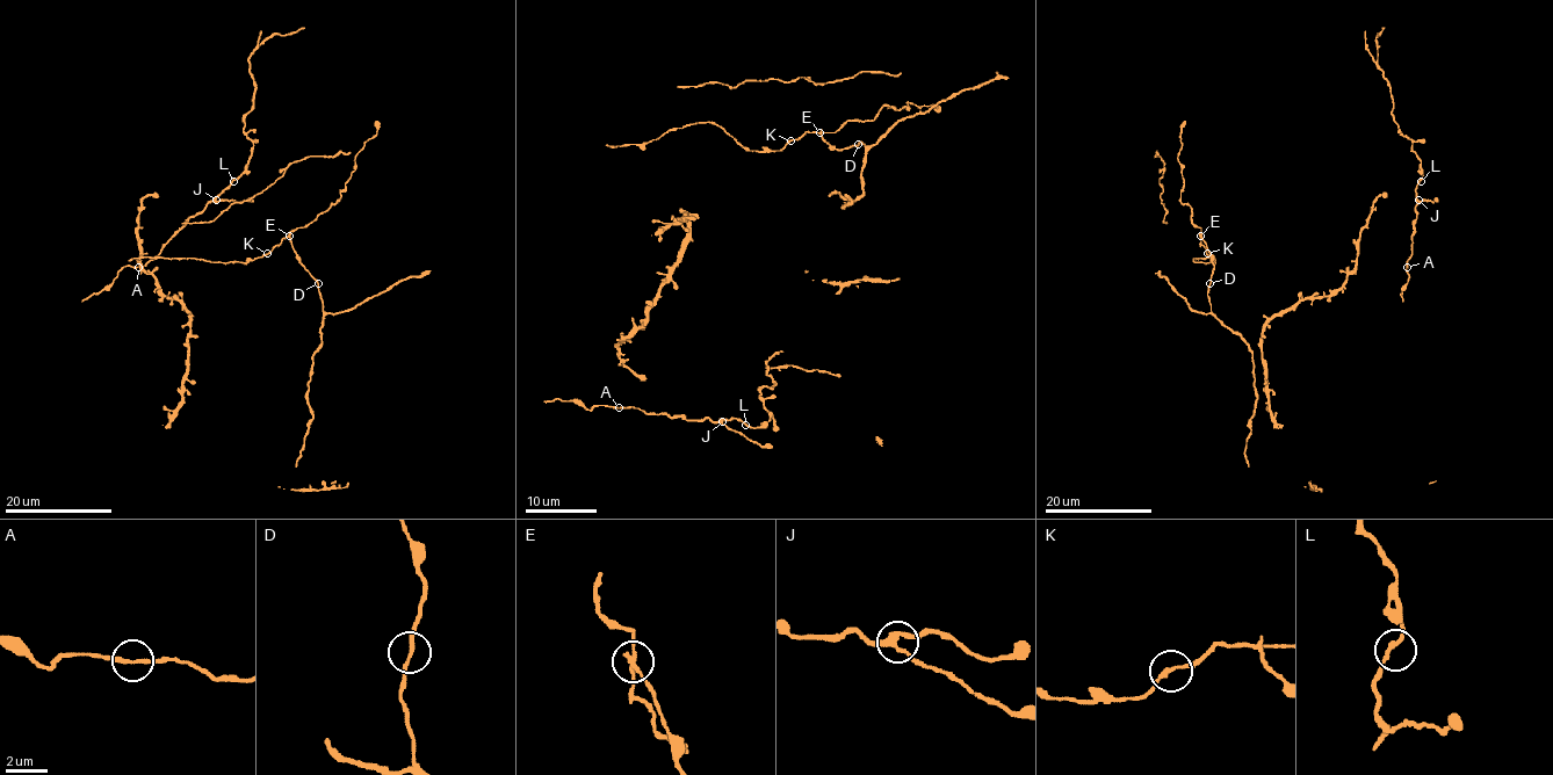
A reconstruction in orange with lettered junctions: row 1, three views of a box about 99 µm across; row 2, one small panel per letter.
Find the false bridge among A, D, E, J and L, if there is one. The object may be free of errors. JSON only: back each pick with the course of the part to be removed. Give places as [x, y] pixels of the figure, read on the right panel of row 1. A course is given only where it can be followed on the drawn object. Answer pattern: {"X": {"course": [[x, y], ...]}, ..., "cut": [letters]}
{"E": {"course": [[1200, 236], [1200, 244], [1215, 262], [1192, 260], [1210, 256], [1210, 260]]}, "cut": ["E"]}

